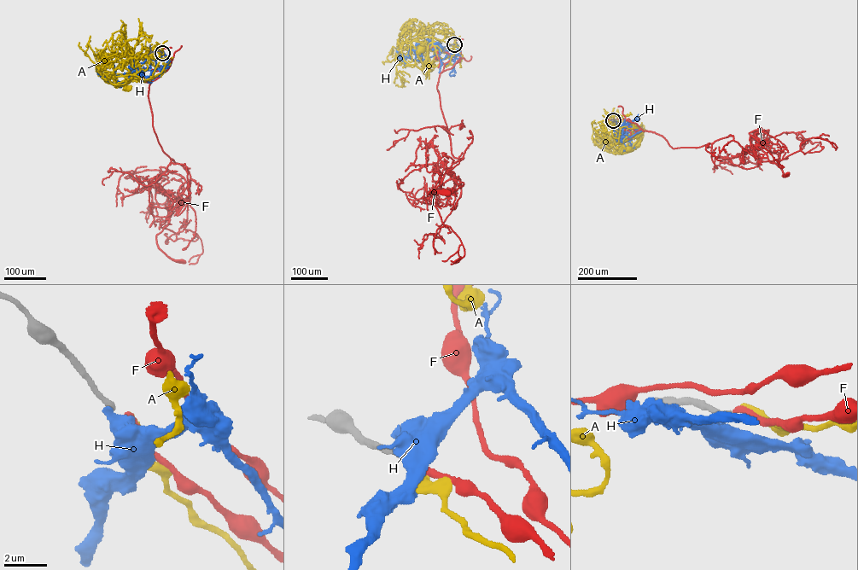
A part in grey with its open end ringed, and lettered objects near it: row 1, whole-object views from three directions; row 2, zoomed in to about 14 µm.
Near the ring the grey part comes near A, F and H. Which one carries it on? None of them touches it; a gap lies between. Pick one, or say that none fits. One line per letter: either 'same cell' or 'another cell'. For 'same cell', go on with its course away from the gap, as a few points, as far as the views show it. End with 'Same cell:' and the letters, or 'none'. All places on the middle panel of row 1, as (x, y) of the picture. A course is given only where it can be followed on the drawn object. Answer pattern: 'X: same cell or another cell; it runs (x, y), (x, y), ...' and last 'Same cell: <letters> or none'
A: another cell
F: same cell; it runs (454, 44), (460, 57), (440, 73), (437, 88), (452, 154), (464, 158), (427, 194), (432, 190), (446, 193)
H: another cell
Same cell: F

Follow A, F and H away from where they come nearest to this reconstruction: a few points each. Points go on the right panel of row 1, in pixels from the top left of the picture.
A: (613, 120), (620, 118), (618, 129), (625, 137), (622, 144), (629, 148)
F: (613, 120), (635, 123), (673, 148), (700, 147), (730, 135), (787, 174)
H: (613, 120), (629, 128), (629, 131), (625, 132), (630, 134), (633, 148), (621, 149)

